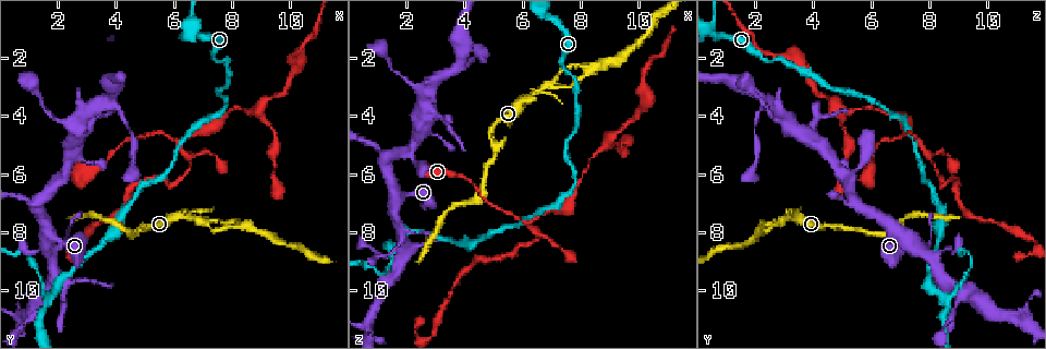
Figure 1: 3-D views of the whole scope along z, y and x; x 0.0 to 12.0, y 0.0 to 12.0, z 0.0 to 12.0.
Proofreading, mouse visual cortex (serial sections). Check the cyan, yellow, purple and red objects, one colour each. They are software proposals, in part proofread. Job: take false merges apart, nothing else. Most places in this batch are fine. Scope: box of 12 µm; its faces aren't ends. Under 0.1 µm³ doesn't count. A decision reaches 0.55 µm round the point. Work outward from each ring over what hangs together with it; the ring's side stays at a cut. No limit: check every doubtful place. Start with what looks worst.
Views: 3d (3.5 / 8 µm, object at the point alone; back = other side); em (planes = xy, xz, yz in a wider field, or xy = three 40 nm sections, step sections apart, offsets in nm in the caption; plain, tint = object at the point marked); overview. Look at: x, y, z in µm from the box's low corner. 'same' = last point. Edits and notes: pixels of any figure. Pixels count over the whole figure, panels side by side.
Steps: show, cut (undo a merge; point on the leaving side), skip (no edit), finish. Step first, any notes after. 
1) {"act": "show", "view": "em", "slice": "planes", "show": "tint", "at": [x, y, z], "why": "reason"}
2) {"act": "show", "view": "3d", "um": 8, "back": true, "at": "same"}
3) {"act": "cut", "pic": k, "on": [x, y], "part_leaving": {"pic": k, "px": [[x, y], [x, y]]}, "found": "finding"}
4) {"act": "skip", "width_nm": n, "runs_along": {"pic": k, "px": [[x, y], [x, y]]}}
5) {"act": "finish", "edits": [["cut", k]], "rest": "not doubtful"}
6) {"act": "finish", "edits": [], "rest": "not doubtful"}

{"act": "show", "view": "3d", "um": 3.5, "at": [6.2, 4.8, 7.7], "why": "a fork"}

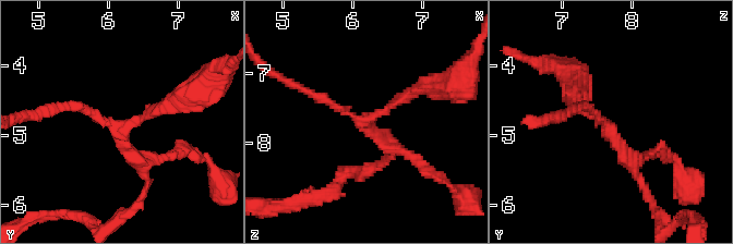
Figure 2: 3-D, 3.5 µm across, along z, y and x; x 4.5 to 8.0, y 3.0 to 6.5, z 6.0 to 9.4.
{"act": "skip", "arms": 3, "arm_widths_nm": [150, 150, 200], "runs_along": {"pic": 2, "px": [[56, 110], [86, 107], [127, 126], [177, 104]]}, "found": "all the same cell"}

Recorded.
{"act": "show", "view": "3d", "um": 3.5, "at": [6.6, 5.8, 8.2], "why": "thin neck"}

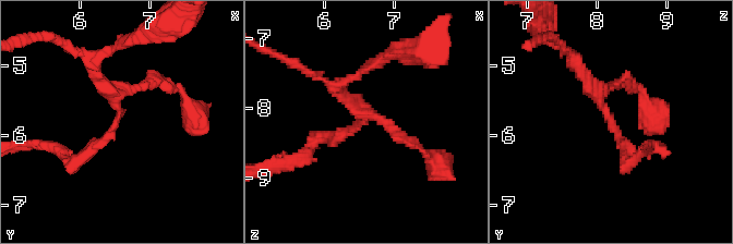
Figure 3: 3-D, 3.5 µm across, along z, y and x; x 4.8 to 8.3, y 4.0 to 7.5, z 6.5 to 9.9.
{"act": "show", "view": "em", "slice": "xy", "step": 5, "show": "tint", "at": [6.55, 5.80, 8.15]}

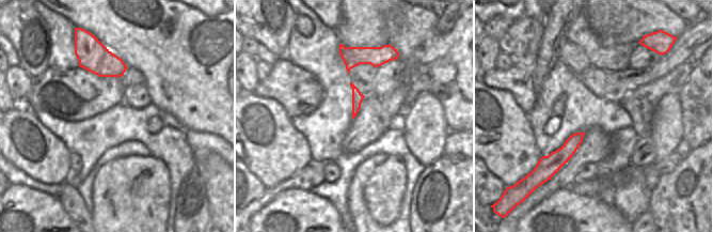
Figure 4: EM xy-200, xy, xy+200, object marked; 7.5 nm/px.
{"act": "skip", "runs_along": {"pic": 3, "px": [[576, 63], [634, 160]]}, "found": "one cell here"}

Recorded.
{"act": "show", "view": "3d", "um": 3.5, "at": [6.3, 7.4, 3.2]}

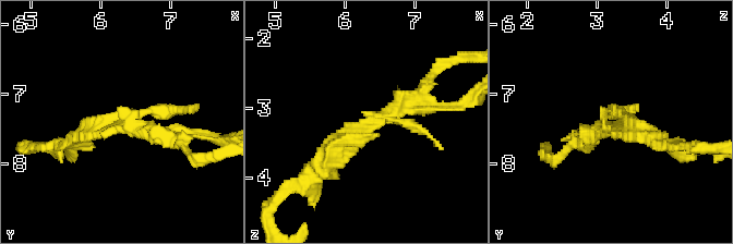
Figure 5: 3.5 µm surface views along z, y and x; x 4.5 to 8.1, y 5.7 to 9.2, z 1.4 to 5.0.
{"act": "show", "view": "em", "slice": "xy", "step": 1, "show": "tint", "at": [6.30, 7.45, 3.25], "why": "need the tissue"}

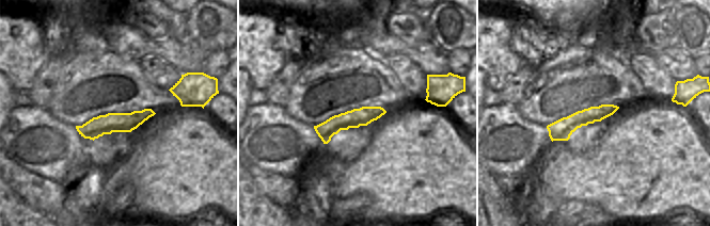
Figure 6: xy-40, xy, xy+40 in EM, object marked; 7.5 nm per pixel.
{"act": "skip", "runs_along": {"pic": 5, "px": [[313, 170], [400, 104], [434, 106]]}, "found": "continuous, no second cell"}

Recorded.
{"act": "show", "view": "3d", "um": 3.5, "at": [7.6, 7.6, 3.0], "why": "thin neck"}

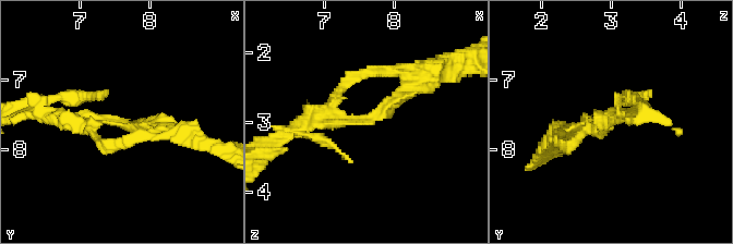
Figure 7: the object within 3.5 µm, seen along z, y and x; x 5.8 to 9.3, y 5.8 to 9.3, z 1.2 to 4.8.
{"act": "show", "view": "em", "slice": "planes", "show": "tint", "at": [7.50, 7.60, 2.95], "arm_widths_nm": [150, 200]}

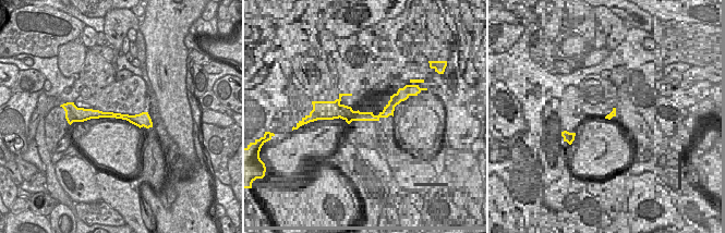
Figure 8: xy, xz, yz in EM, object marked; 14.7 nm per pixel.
{"act": "show", "view": "em", "slice": "xy", "step": 3, "show": "tint", "at": "same", "why": "cut it another way"}

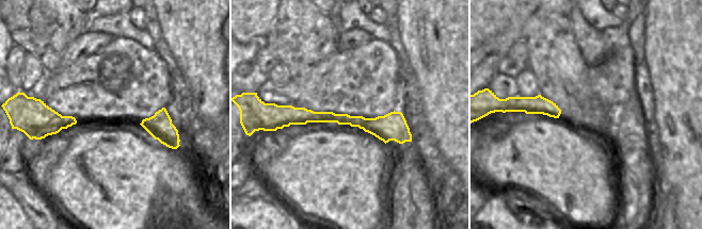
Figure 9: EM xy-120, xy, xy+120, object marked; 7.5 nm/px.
{"act": "skip", "width_nm": 170, "runs_along": {"pic": 9, "px": [[280, 108], [394, 127], [409, 138]]}, "found": "continuous, no second cell"}

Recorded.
{"act": "finish", "edits": [], "rest": "not doubtful"}

